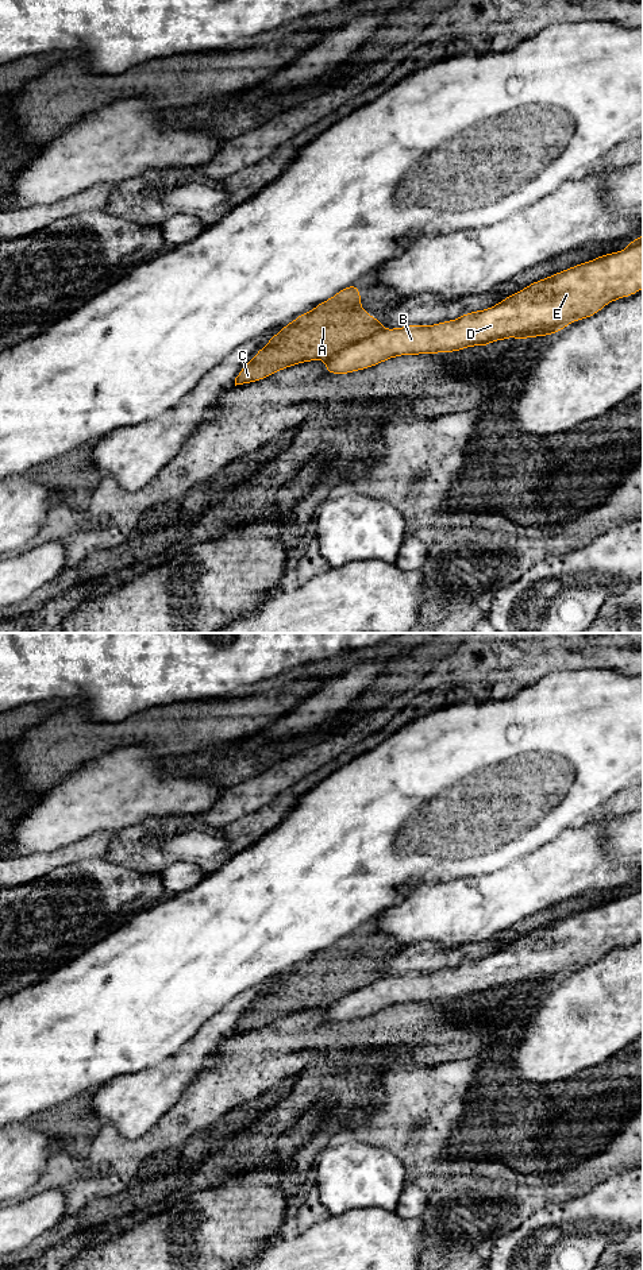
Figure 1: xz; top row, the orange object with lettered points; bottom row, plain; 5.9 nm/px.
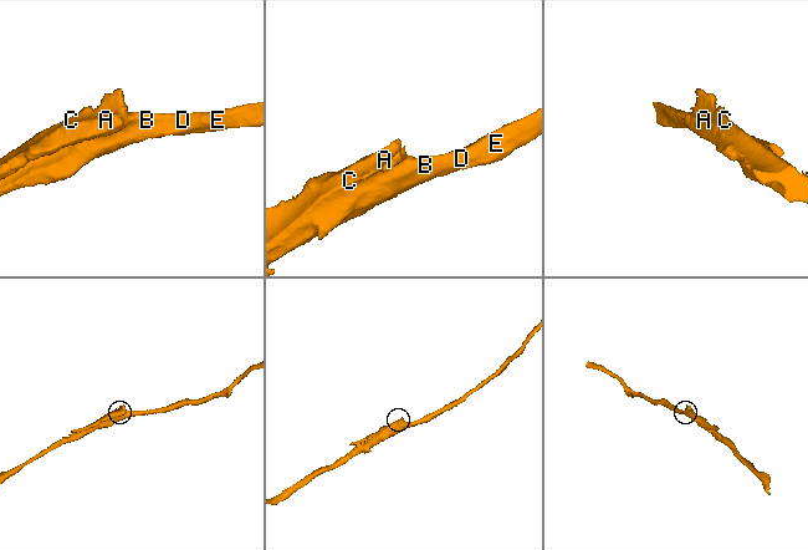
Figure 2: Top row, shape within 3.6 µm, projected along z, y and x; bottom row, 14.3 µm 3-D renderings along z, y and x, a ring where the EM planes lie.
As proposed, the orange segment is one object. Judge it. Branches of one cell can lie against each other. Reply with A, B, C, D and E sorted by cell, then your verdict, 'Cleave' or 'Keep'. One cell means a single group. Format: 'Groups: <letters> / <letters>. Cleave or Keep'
Groups: A C / B D E. Cleave

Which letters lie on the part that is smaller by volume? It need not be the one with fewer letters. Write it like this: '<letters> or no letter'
A, C

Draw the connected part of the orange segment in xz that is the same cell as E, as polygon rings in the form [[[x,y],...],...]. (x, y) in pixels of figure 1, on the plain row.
[[[643,883],[628,895],[530,931],[492,956],[434,973],[381,977],[327,1008],[328,1022],[350,1022],[401,1003],[457,1000],[517,985],[558,981],[609,950],[643,937]]]

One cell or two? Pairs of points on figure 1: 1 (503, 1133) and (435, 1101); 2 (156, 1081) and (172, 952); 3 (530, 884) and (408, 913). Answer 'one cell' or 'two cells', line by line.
1: one cell
2: two cells
3: one cell

